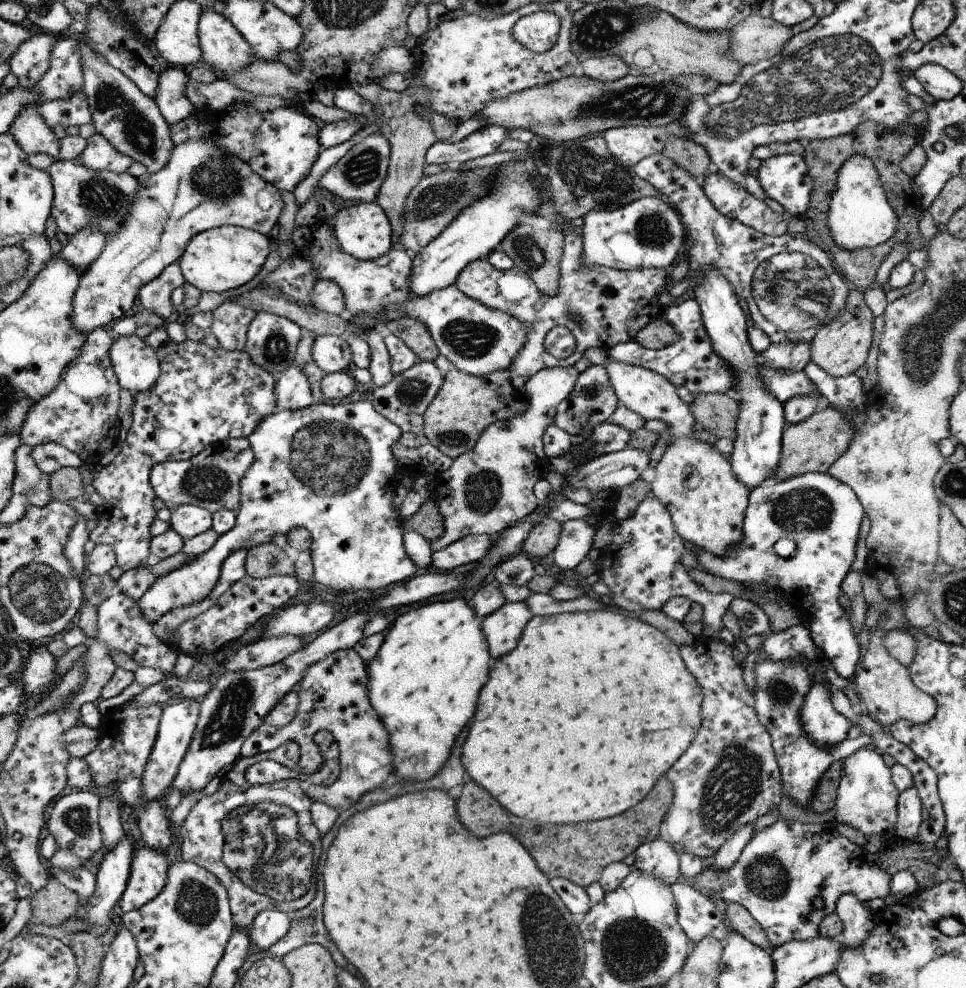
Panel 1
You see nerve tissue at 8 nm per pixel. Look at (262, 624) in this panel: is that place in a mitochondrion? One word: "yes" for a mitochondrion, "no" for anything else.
no

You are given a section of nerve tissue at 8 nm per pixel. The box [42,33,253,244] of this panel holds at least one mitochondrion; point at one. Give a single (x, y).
(138, 131)

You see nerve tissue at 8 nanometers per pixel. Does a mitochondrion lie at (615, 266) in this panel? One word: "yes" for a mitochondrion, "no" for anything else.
no

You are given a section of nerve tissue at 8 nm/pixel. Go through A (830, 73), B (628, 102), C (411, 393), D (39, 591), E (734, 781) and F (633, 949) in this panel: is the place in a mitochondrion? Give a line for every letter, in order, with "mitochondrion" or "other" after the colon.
A: mitochondrion
B: mitochondrion
C: mitochondrion
D: mitochondrion
E: mitochondrion
F: mitochondrion

